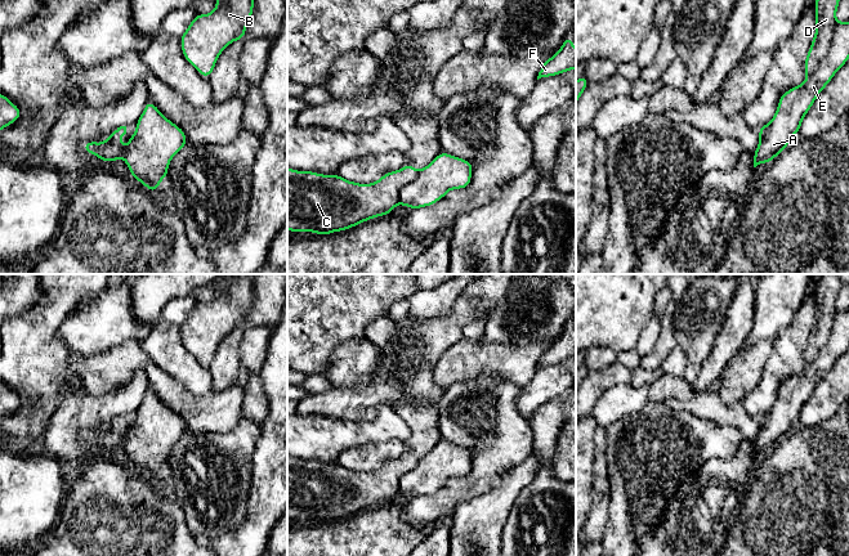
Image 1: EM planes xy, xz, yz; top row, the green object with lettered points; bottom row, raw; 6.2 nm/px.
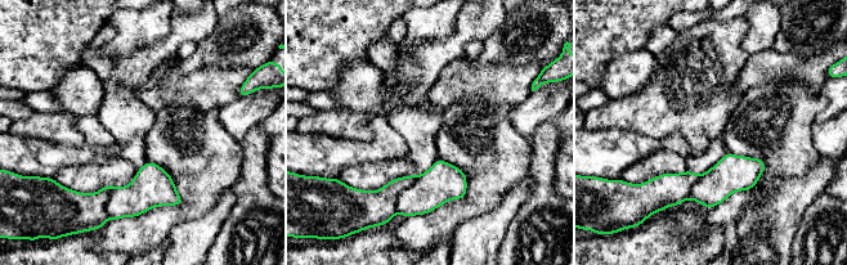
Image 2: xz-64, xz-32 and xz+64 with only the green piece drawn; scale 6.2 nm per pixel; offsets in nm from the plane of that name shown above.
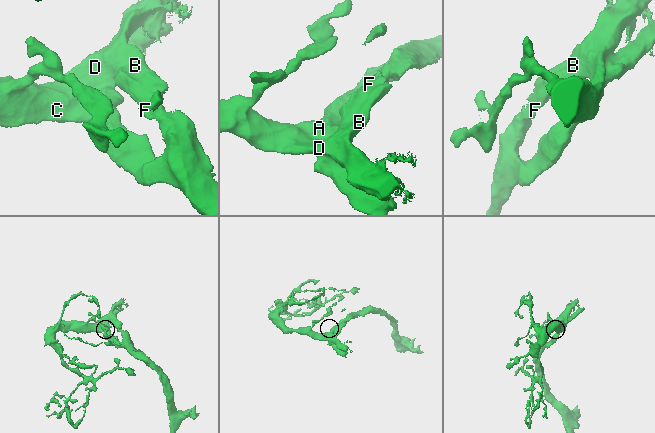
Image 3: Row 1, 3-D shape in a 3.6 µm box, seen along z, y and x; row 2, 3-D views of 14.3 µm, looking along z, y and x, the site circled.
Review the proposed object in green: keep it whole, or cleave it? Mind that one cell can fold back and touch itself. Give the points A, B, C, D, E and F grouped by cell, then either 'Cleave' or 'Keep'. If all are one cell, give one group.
Groups: A B C D E F. Keep

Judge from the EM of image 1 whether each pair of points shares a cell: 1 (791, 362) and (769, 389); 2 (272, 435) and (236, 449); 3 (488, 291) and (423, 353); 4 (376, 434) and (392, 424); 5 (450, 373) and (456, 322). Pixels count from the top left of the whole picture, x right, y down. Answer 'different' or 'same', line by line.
1: same
2: different
3: same
4: same
5: different

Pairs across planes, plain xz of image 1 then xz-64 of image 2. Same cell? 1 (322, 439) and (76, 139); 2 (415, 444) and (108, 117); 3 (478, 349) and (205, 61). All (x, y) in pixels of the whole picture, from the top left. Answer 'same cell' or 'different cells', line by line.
1: different cells
2: same cell
3: different cells

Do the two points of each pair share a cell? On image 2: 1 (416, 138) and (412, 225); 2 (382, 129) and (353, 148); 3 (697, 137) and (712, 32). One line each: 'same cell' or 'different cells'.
1: different cells
2: same cell
3: same cell

